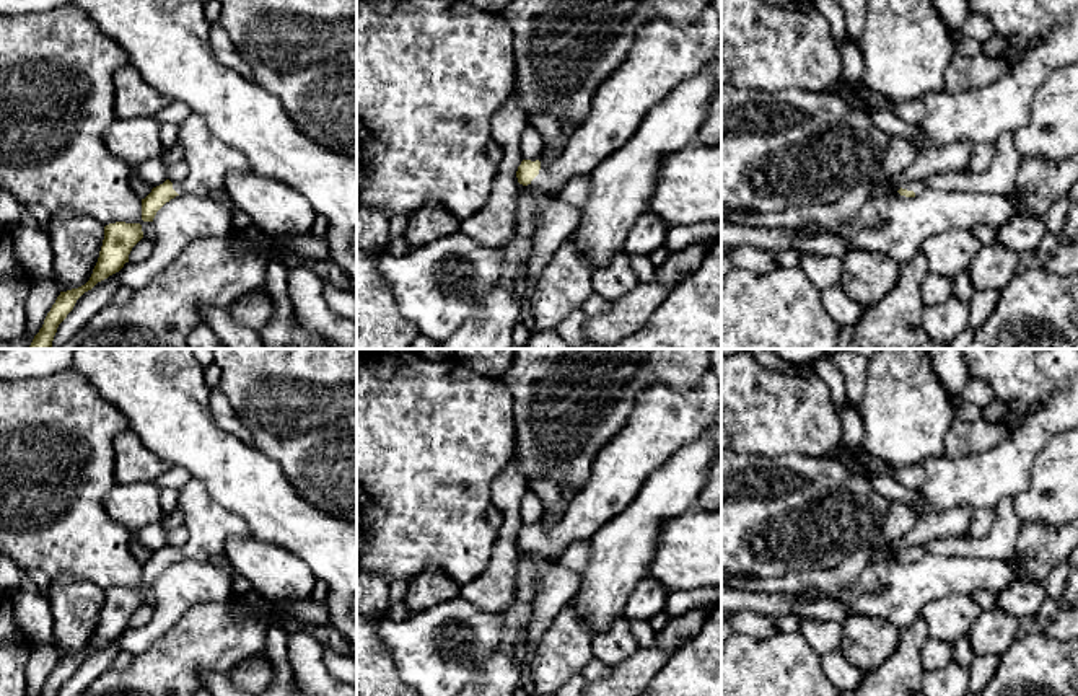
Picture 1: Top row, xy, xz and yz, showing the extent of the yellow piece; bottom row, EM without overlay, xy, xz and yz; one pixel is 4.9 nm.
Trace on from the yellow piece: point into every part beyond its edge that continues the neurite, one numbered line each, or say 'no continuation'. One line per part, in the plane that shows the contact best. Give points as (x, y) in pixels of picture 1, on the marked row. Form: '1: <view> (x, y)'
1: xz (665, 56)

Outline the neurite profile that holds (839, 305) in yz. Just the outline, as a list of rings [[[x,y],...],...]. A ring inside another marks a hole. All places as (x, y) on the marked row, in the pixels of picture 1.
[[[832,285],[821,290],[821,300],[827,313],[840,326],[858,324],[865,313],[863,306],[855,303],[842,289]]]

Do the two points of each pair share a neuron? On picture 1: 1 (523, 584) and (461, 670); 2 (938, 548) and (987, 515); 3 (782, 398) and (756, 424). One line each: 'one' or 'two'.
1: two
2: two
3: one

